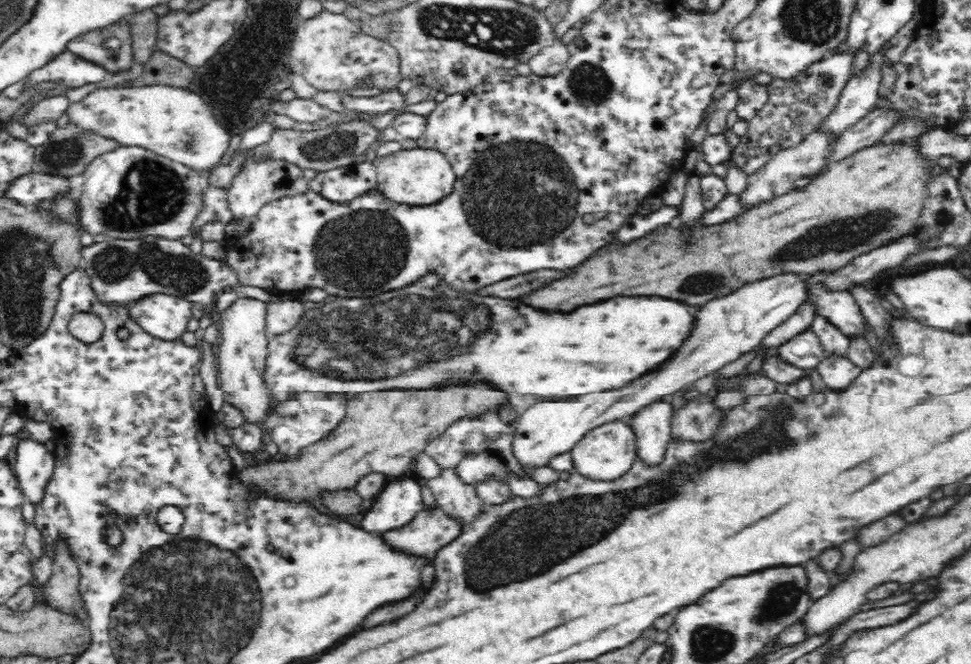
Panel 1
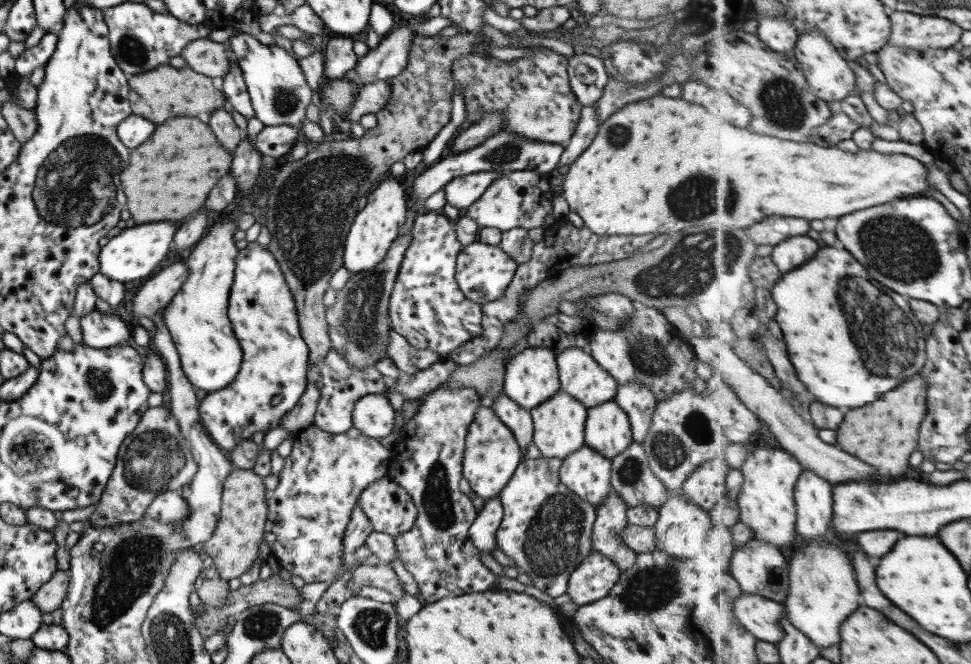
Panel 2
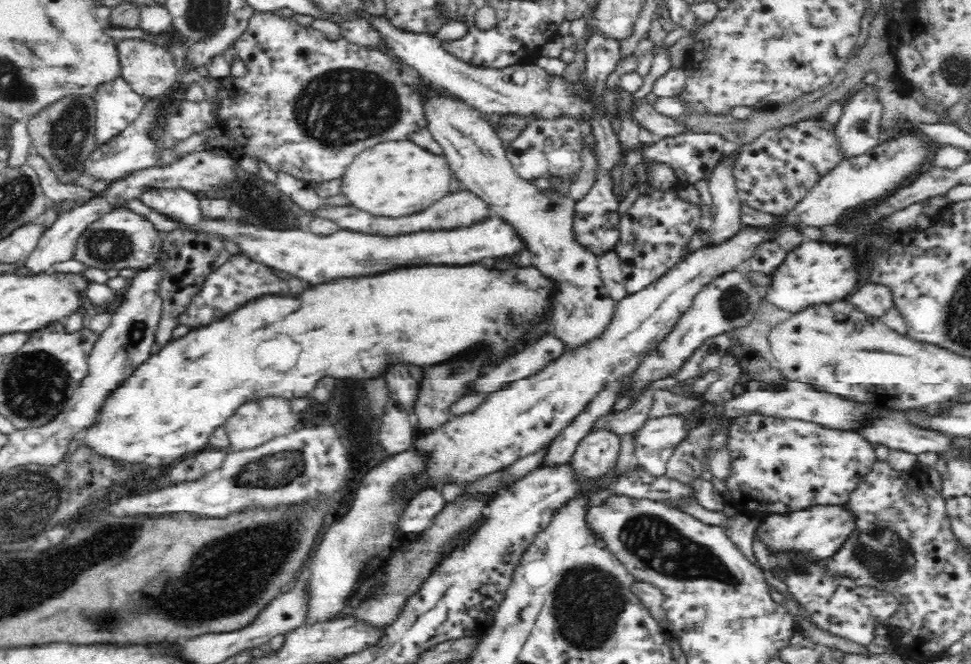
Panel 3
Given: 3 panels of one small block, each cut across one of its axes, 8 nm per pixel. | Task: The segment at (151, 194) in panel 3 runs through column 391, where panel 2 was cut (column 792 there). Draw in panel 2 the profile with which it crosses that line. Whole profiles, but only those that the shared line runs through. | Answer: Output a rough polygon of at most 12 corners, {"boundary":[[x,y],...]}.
{"boundary":[[795,236],[777,244],[771,255],[788,273],[819,252],[813,238]]}

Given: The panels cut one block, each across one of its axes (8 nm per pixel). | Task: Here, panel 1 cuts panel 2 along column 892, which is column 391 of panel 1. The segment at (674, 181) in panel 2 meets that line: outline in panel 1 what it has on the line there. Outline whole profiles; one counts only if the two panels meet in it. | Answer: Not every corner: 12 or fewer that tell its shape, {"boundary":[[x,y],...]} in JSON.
{"boundary":[[437,150],[377,159],[378,191],[392,203],[429,205],[452,192]]}

